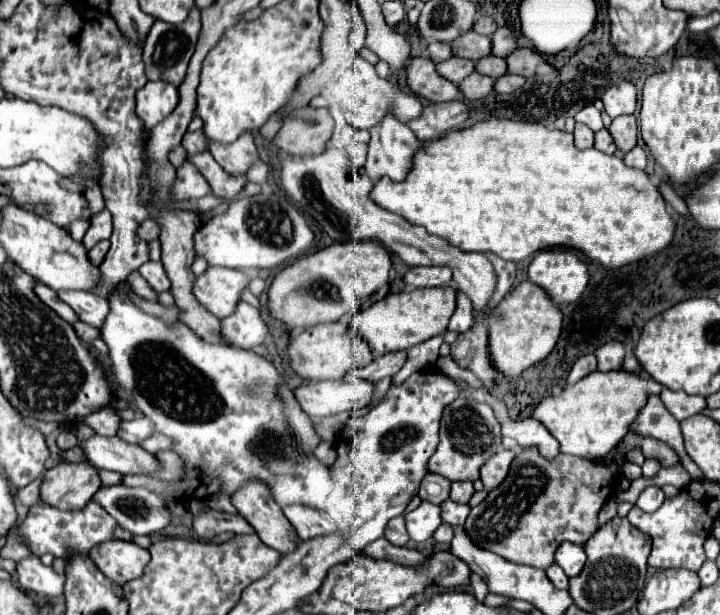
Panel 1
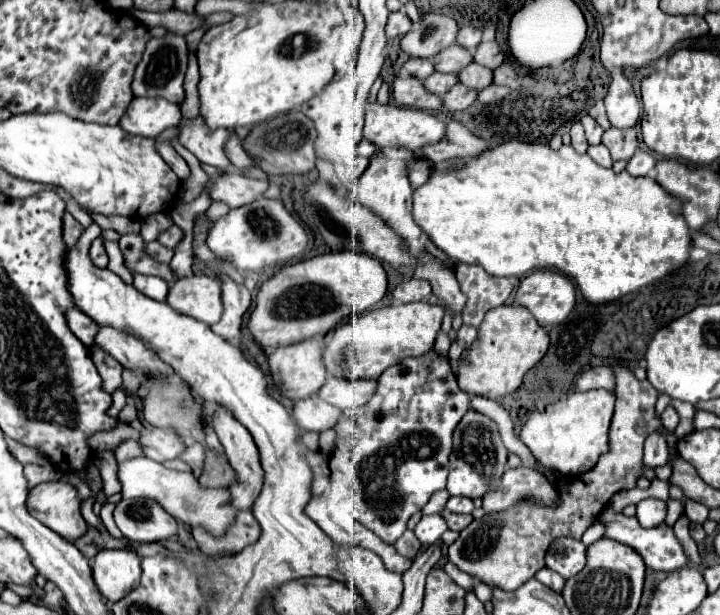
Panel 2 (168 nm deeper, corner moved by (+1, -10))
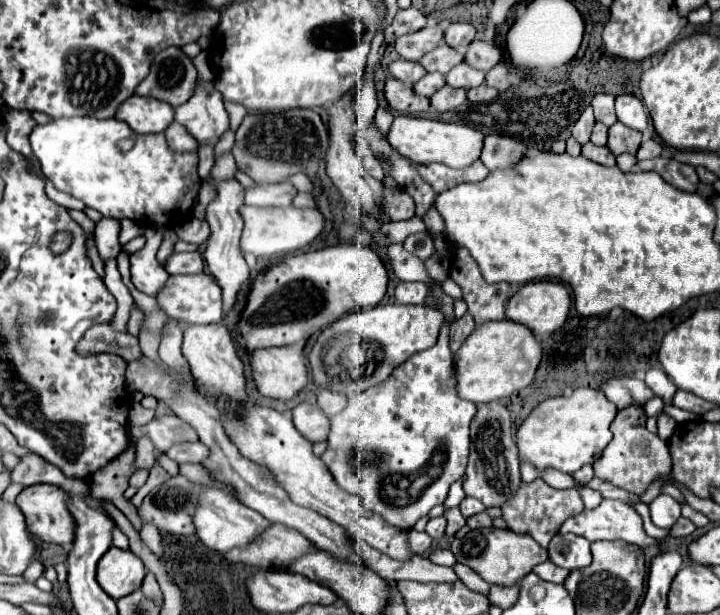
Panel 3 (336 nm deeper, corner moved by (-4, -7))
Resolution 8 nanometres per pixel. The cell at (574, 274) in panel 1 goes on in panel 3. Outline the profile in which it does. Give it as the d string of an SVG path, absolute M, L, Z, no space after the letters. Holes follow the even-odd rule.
M530 281L508 301L506 317L524 323L536 335L560 329L570 311L570 293L560 281Z

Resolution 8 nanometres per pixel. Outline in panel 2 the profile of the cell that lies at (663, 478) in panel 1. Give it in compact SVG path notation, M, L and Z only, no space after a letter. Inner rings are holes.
M593 524L593 526L583 534L583 538L581 538L583 544L585 544L585 546L591 546L593 542L597 542L597 540L603 536L603 530L605 530L605 528L603 528L601 524Z

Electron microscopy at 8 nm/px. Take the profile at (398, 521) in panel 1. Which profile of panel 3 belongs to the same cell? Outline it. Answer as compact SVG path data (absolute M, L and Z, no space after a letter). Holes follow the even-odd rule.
M410 529L408 531L408 547L416 553L416 555L424 555L432 545L432 537L426 531L416 531Z

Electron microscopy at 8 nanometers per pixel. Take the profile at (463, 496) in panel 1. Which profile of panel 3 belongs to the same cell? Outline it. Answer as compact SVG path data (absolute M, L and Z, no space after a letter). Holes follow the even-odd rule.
M464 497L462 503L460 503L460 511L462 511L464 517L472 517L472 515L484 511L484 509L486 509L484 503L480 503L478 499L472 499L472 497Z

